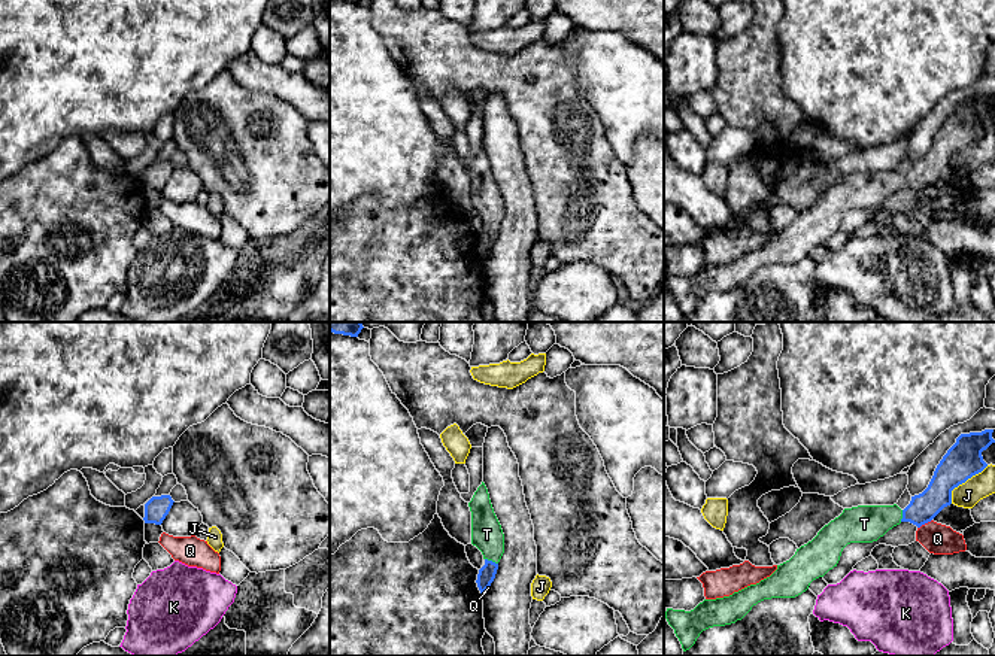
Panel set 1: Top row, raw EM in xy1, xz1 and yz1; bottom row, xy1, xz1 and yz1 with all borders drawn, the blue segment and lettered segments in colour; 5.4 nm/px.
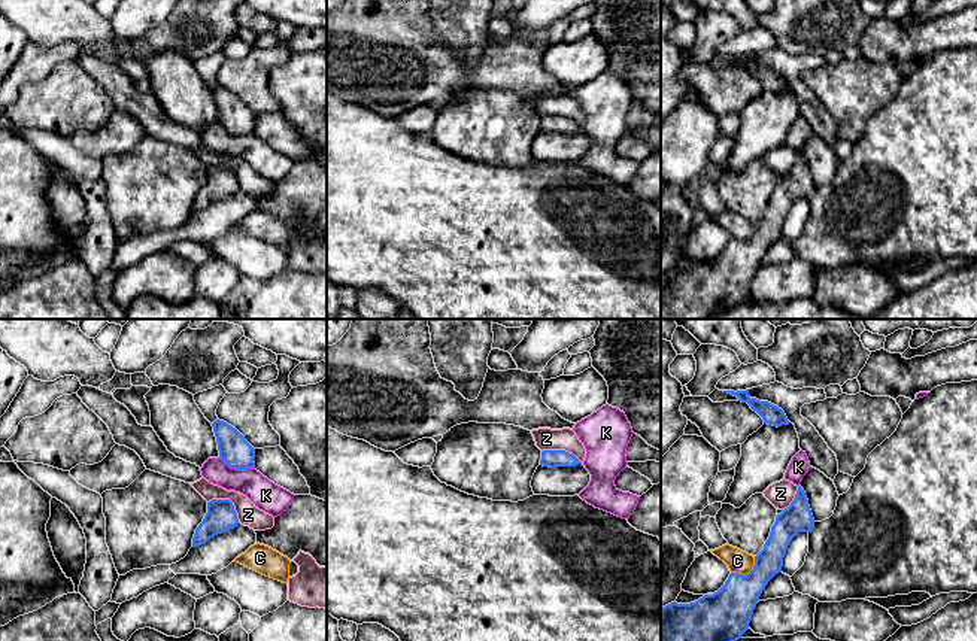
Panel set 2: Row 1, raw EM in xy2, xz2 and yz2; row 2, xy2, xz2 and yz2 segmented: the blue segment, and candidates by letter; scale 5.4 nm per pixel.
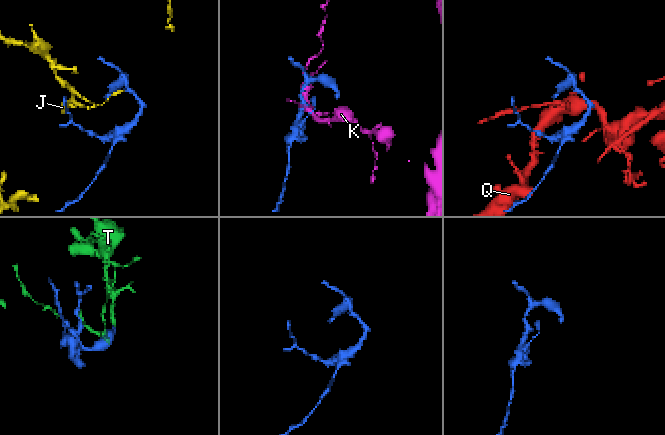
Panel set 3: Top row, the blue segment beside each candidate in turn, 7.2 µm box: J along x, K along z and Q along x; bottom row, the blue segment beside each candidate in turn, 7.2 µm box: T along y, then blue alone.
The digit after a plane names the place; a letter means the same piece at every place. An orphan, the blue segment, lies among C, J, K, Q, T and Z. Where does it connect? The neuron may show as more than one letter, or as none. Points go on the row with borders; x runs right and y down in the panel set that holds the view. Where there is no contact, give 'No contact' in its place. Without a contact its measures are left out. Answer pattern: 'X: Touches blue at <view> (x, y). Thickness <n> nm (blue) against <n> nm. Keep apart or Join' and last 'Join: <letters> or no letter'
C: Touches blue at yz2 (749, 573). Thickness 260 nm (blue) against 120 nm. Keep apart
J: Touches blue at yz1 (964, 482). Thickness 200 nm (blue) against 140 nm. Keep apart
K: Touches blue at xy2 (237, 468). Thickness 170 nm (blue) against 160 nm. Keep apart
Q: Touches blue at yz1 (924, 524). Thickness 160 nm (blue) against 170 nm. Keep apart
T: Touches blue at xz1 (491, 561). Thickness 90 nm (blue) against 170 nm. Join
Z: Touches blue at xy2 (230, 501). Thickness 160 nm (blue) against 120 nm. Keep apart
Join: T

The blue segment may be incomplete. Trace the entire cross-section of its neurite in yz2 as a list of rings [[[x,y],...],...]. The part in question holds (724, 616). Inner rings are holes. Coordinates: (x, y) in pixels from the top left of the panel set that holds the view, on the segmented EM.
[[[798,484],[791,505],[776,516],[764,549],[755,556],[753,569],[743,575],[731,572],[725,584],[713,595],[704,595],[691,604],[676,601],[661,607],[661,641],[737,641],[749,629],[753,610],[768,581],[782,572],[788,546],[798,532],[810,532],[814,519],[804,489]]]

